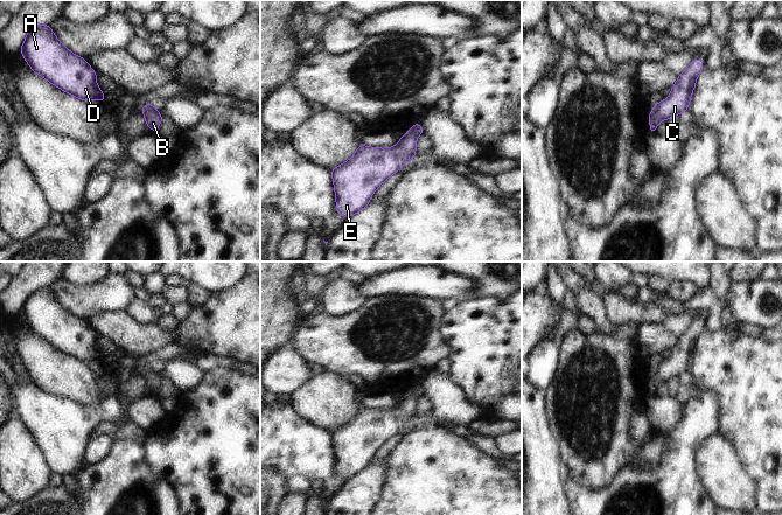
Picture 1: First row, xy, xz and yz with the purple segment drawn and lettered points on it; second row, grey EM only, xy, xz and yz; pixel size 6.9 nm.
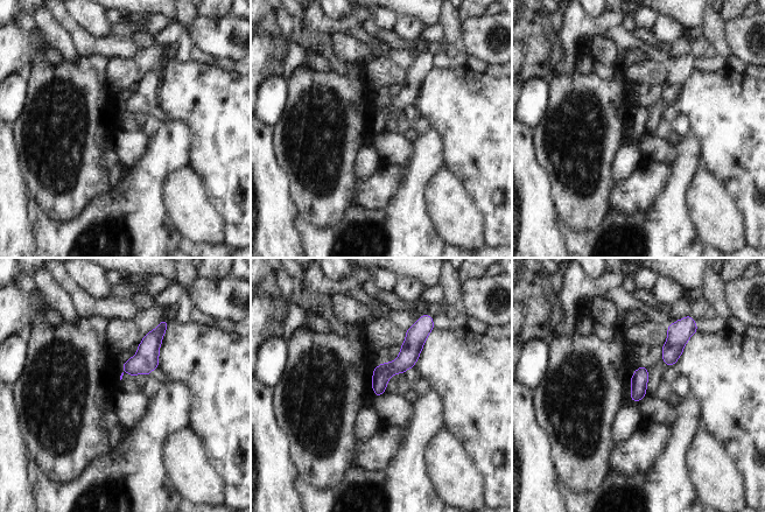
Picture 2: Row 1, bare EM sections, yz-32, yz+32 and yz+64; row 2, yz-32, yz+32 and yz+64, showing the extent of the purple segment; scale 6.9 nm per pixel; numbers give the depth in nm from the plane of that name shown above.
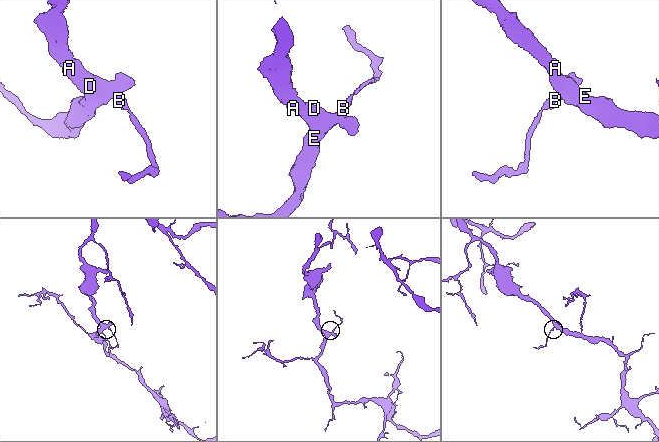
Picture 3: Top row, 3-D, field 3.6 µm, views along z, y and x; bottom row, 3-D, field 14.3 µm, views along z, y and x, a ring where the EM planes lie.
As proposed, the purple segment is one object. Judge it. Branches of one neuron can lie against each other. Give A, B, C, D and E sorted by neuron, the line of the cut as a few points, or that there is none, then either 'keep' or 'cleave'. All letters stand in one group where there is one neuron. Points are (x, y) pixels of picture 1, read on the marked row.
A B C D E; no cut; keep

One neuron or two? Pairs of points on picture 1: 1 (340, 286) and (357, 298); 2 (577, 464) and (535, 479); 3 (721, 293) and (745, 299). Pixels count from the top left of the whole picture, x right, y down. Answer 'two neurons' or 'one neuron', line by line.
1: one neuron
2: two neurons
3: two neurons

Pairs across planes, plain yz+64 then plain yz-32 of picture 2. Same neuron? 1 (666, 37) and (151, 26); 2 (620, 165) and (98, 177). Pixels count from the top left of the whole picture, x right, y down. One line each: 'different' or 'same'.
1: same
2: different

